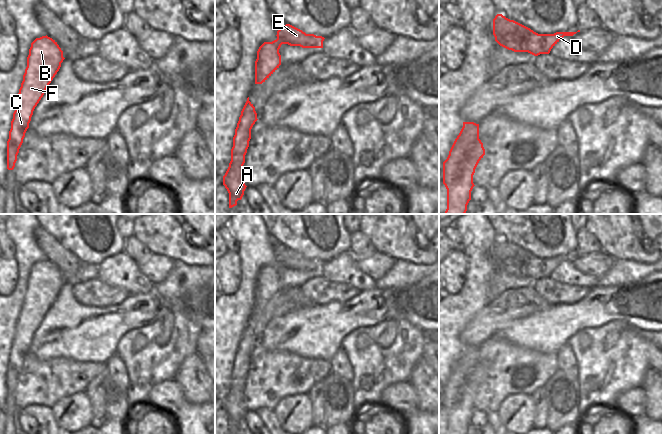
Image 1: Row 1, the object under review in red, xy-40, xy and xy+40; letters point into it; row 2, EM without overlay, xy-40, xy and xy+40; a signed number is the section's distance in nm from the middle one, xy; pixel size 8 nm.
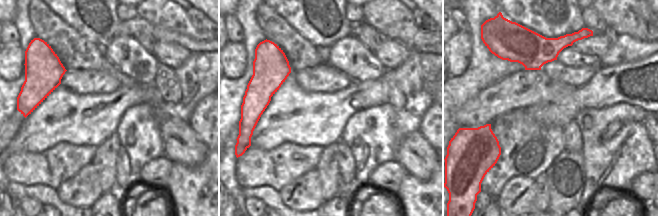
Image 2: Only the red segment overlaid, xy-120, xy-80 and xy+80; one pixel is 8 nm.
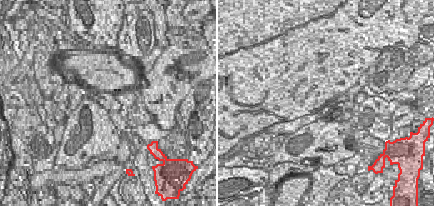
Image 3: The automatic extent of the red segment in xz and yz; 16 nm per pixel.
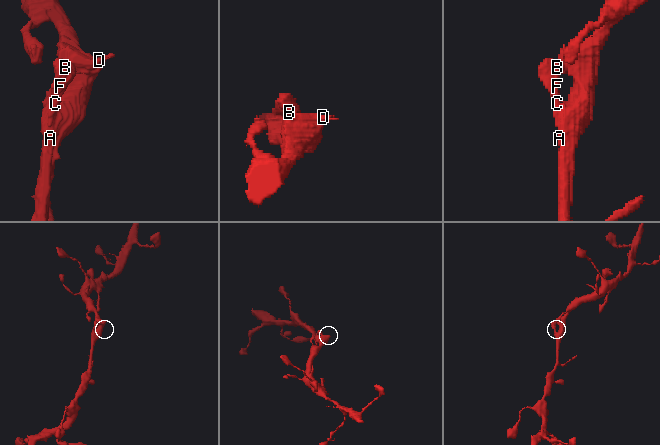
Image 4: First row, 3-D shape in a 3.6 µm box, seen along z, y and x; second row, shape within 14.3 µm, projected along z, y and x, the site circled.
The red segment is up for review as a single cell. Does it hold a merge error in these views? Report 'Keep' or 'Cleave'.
Keep.

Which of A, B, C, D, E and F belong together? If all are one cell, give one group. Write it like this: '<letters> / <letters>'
A B C D E F

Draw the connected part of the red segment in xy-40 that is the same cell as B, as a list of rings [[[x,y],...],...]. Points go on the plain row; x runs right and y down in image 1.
[[[47,259],[36,262],[31,267],[7,365],[8,394],[14,393],[33,335],[64,283],[63,275],[57,266]]]

